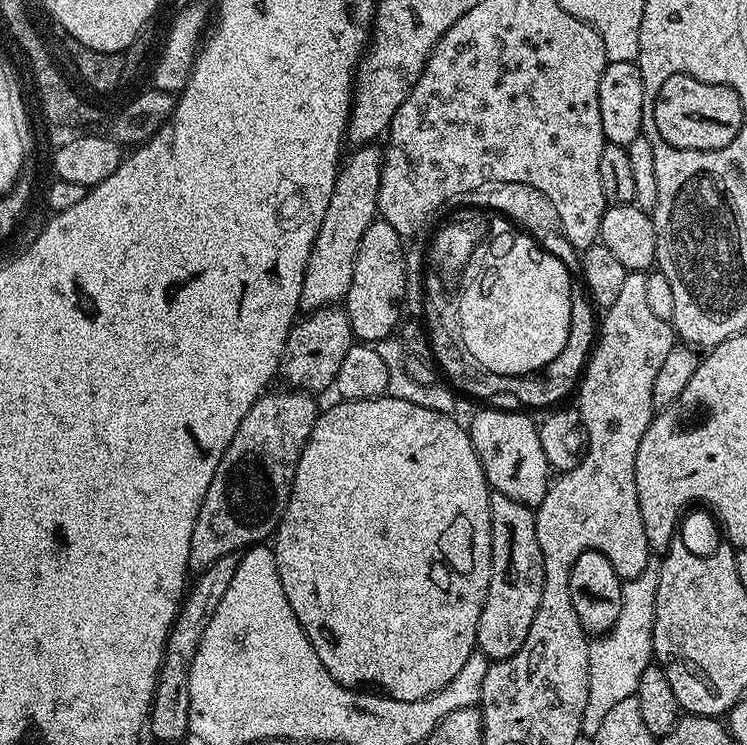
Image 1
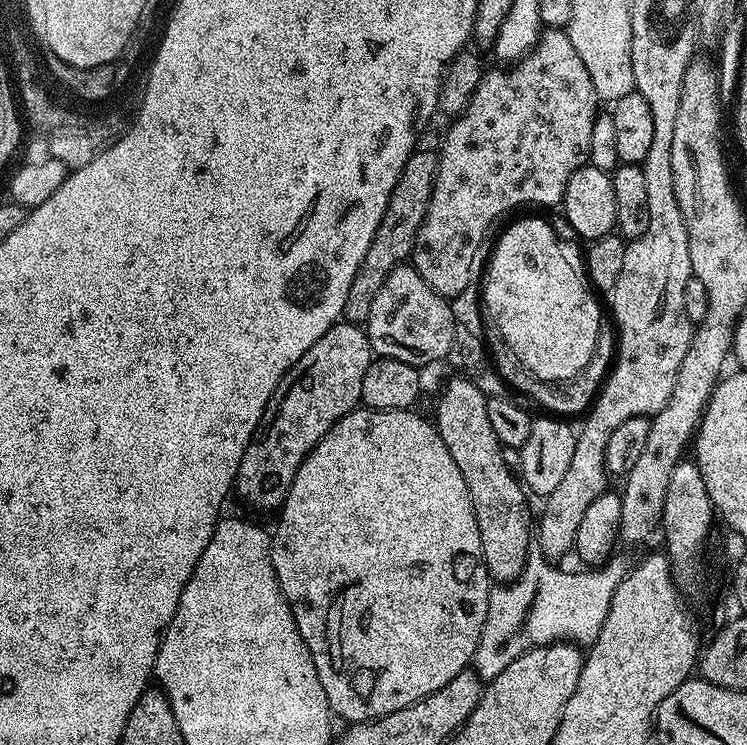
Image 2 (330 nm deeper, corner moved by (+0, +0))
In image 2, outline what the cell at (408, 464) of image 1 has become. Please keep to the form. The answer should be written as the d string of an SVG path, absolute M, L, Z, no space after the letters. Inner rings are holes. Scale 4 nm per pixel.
M357 406L316 443L302 466L298 466L298 474L294 474L294 482L278 509L278 515L280 521L276 524L276 533L273 531L270 536L272 565L282 594L292 608L294 622L310 650L310 658L314 658L318 682L322 682L328 704L339 719L341 716L348 724L365 724L368 720L394 714L394 710L402 710L434 694L434 690L442 690L450 678L473 663L488 613L490 577L484 561L482 538L478 534L474 502L470 490L466 490L466 478L462 478L462 470L458 470L454 458L450 458L450 450L446 450L446 442L442 442L431 419L423 420L416 410L383 412L377 408Z

